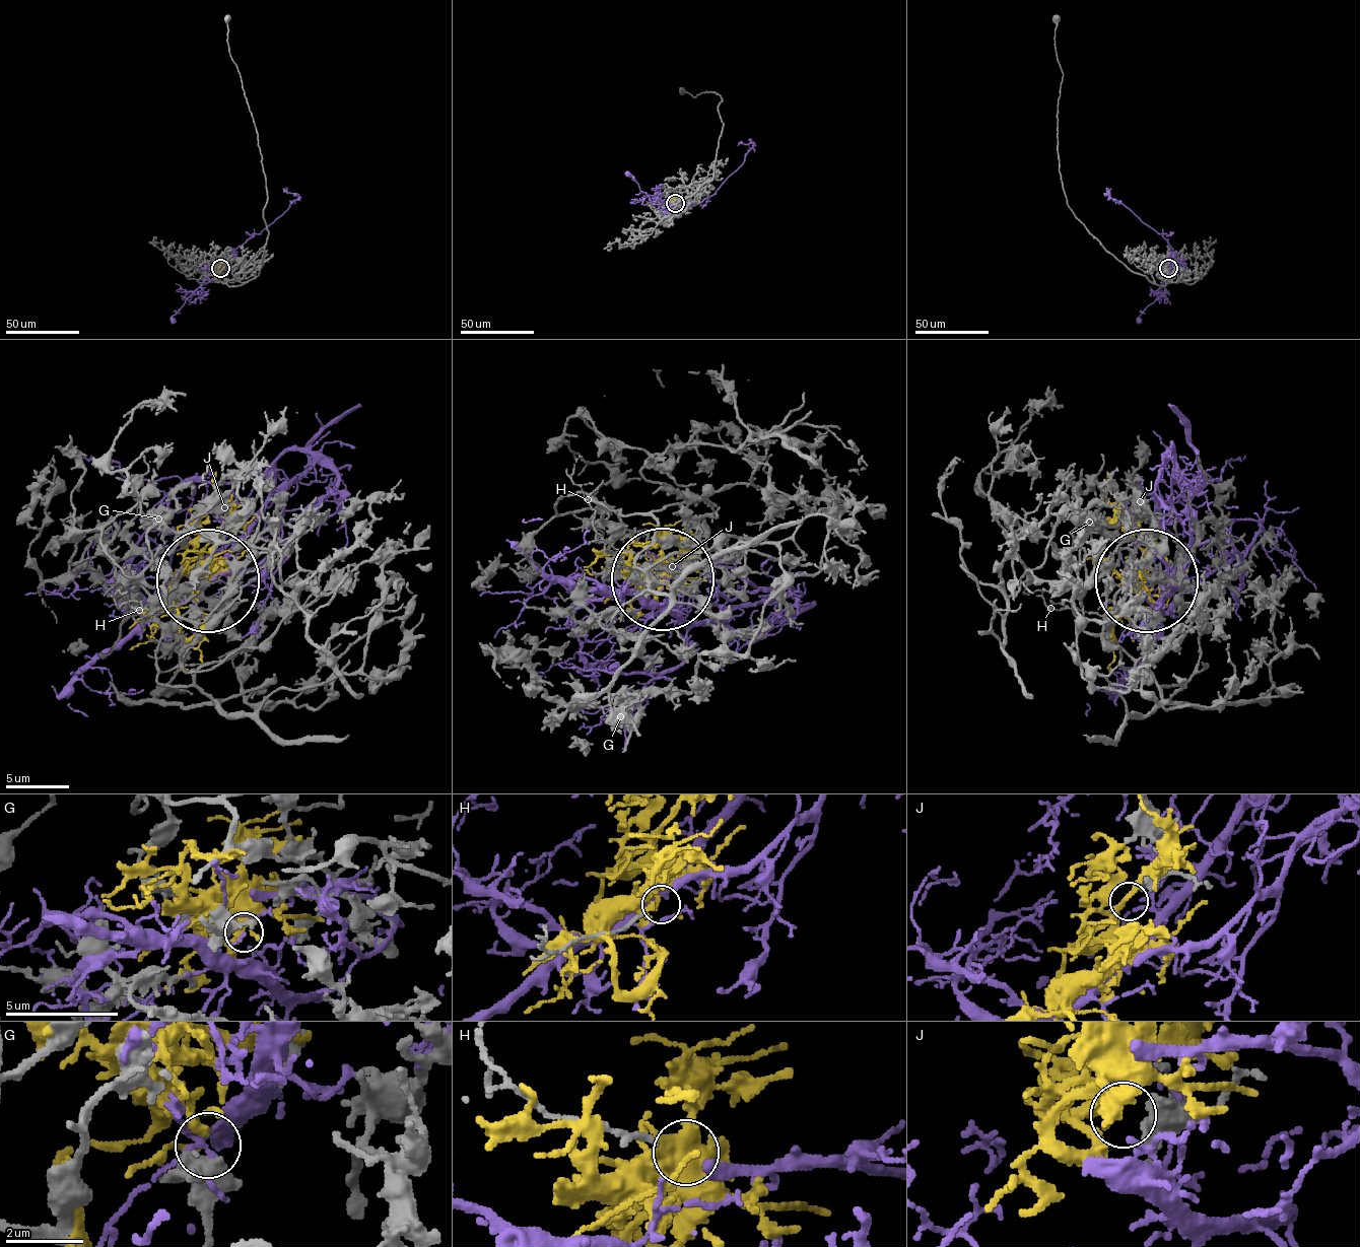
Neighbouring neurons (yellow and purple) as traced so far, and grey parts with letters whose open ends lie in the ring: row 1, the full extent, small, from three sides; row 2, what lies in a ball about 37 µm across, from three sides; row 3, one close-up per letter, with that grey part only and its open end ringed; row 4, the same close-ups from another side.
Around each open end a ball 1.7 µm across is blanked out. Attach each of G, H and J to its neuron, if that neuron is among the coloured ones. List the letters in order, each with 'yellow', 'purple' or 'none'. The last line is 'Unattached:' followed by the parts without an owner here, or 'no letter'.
G: none
H: purple
J: yellow
Unattached: G

